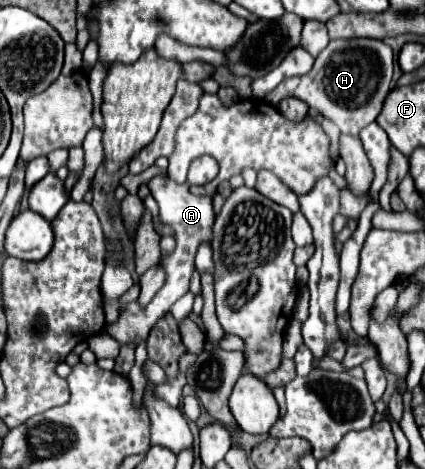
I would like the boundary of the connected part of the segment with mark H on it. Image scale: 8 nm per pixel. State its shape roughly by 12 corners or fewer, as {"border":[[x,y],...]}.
{"border":[[334,39],[310,73],[270,105],[298,97],[358,135],[390,91],[394,55],[378,39]]}

